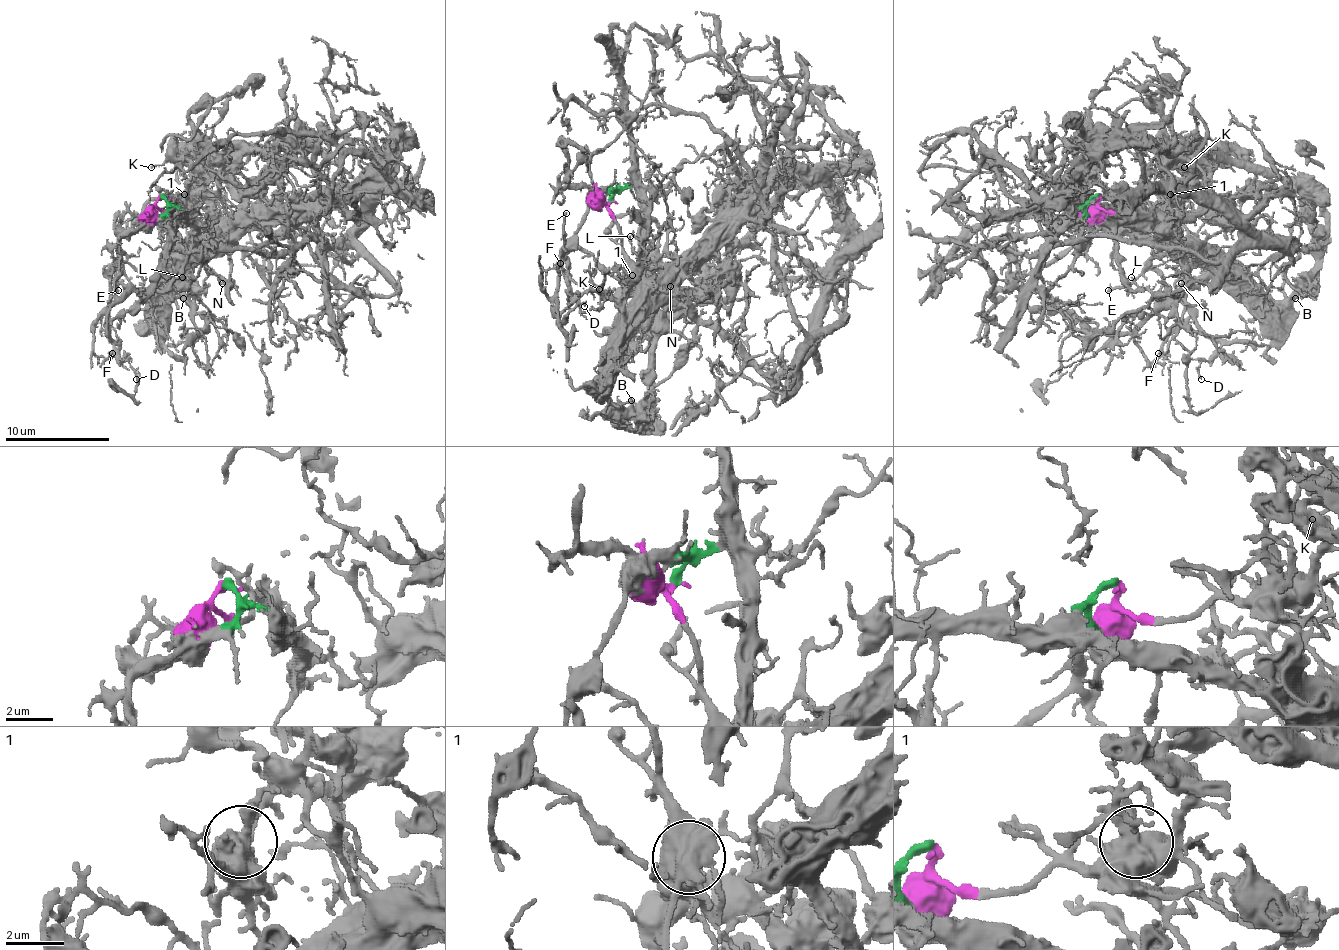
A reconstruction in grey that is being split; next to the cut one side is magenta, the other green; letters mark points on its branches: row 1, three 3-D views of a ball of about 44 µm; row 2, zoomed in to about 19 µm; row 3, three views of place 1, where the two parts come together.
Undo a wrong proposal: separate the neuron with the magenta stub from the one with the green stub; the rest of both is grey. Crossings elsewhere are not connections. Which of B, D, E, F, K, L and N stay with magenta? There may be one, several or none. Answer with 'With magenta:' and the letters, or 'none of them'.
With magenta: D, E, F, K

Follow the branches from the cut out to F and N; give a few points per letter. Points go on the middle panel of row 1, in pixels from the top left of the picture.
F: (608, 202), (588, 208), (577, 239), (559, 254), (559, 286), (551, 296), (541, 268), (556, 270), (559, 262)
N: (608, 202), (627, 187), (634, 189), (640, 197), (640, 275), (655, 291), (671, 286)

